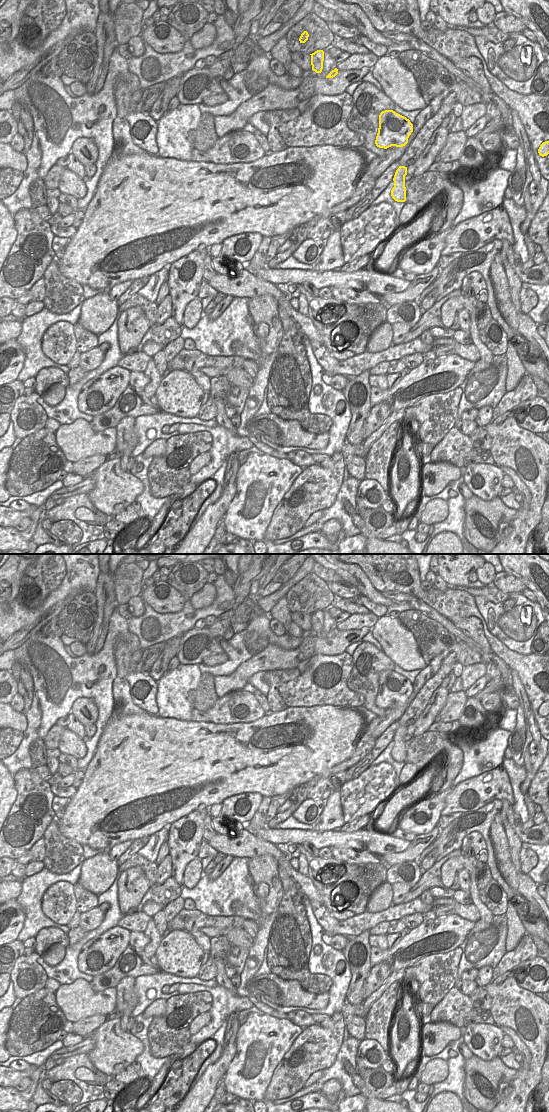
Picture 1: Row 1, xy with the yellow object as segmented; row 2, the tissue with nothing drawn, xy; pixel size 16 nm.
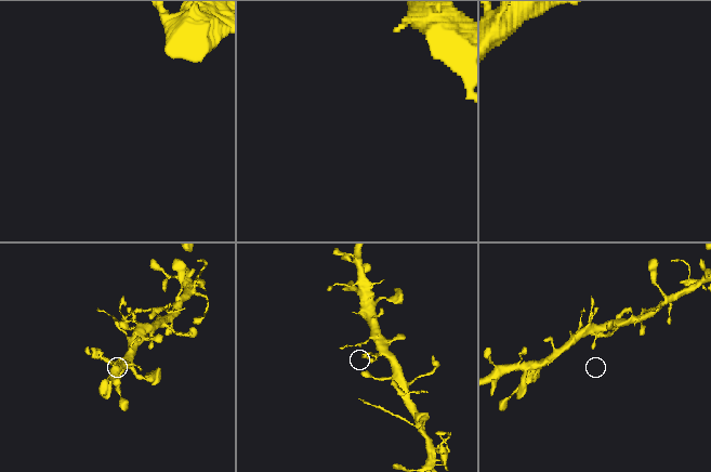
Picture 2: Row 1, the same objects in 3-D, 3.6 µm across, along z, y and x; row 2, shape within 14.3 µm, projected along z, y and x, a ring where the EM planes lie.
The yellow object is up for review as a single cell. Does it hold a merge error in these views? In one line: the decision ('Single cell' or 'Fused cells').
Single cell.

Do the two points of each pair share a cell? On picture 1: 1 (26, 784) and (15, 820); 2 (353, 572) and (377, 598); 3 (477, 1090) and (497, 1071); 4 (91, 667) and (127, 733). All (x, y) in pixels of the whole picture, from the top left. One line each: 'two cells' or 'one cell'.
1: one cell
2: one cell
3: one cell
4: two cells

